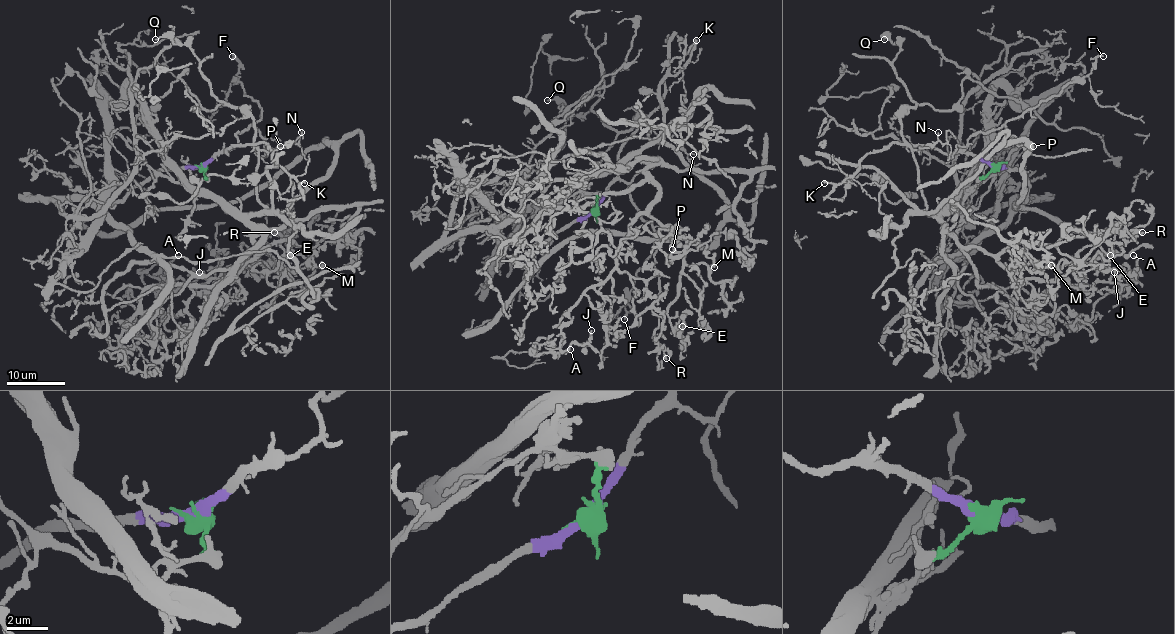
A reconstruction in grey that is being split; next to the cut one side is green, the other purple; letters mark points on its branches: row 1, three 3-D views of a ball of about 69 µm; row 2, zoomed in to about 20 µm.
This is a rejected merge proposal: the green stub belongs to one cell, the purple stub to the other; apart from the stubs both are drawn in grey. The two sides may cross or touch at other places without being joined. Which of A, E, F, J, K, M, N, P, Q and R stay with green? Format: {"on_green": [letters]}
{"on_green": ["A", "E", "J", "M", "R"]}

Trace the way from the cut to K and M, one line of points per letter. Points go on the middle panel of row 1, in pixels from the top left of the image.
K: (593, 210), (618, 175), (621, 148), (660, 104), (665, 78), (673, 76), (689, 56), (697, 40)
M: (593, 210), (587, 180), (640, 158), (659, 190), (650, 213), (689, 244), (705, 244), (714, 267)

